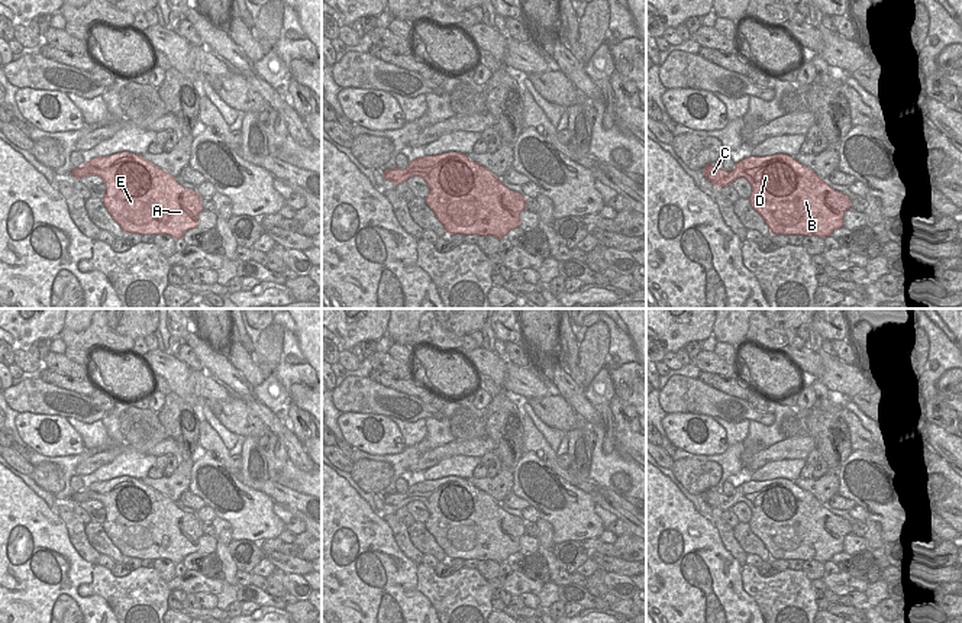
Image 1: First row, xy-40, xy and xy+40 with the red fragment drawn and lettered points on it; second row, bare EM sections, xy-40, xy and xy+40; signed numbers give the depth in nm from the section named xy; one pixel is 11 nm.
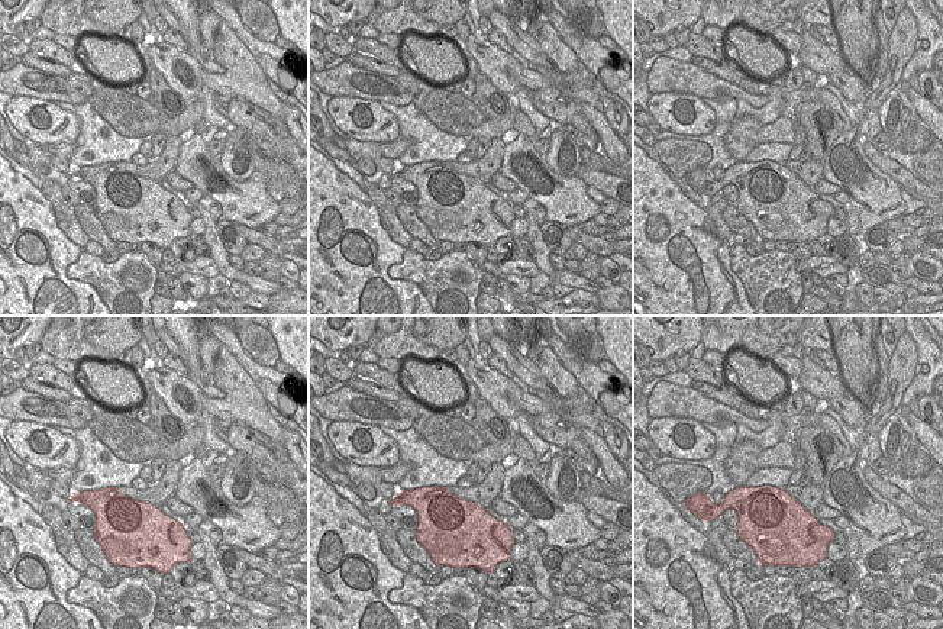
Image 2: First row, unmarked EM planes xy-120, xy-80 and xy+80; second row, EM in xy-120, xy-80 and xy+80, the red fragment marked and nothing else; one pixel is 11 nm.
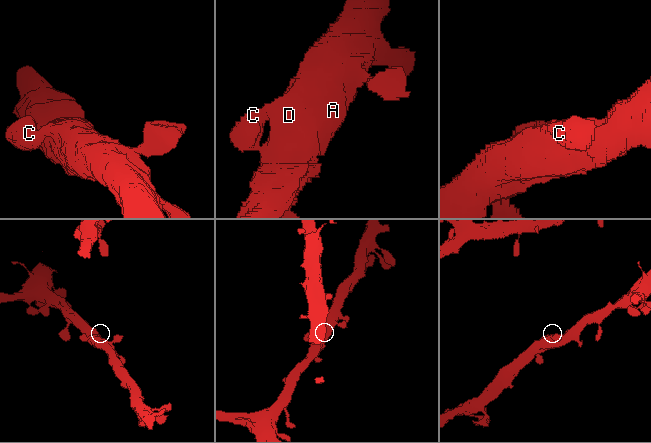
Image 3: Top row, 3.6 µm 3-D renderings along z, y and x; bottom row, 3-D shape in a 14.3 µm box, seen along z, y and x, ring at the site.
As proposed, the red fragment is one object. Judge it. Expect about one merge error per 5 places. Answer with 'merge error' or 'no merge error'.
no merge error

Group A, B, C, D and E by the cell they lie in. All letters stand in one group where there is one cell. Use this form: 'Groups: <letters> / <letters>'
Groups: A B C D E

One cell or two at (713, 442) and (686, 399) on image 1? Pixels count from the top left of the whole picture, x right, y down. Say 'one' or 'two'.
two

